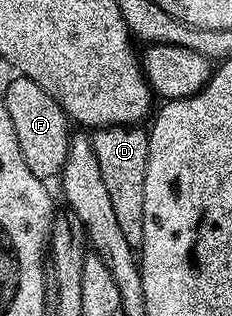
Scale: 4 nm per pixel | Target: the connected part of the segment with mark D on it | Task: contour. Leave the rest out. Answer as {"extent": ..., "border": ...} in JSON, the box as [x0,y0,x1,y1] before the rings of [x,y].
{"extent":[90,125,149,249],"border":[[[138,125],[129,127],[100,127],[90,135],[92,149],[96,149],[96,161],[100,161],[100,173],[104,176],[104,186],[108,188],[108,197],[112,201],[112,209],[116,213],[116,221],[124,237],[135,249],[143,246],[148,235],[148,141],[149,134]]]}

